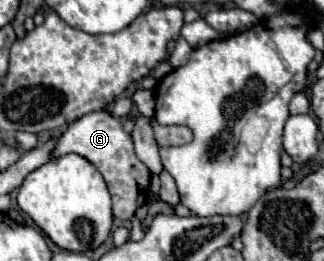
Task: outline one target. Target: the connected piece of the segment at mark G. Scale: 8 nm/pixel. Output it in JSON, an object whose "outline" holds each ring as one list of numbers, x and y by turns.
{"outline":[[109,111,87,113,85,117,81,117,81,121,73,121,73,125,69,125,69,129,61,133,51,157,63,157,69,153,85,157,89,163,93,163,99,169,113,199,113,217,127,221,135,215,137,207,141,207,147,201,151,173,137,159,133,151,131,135,123,131,121,123]]}

